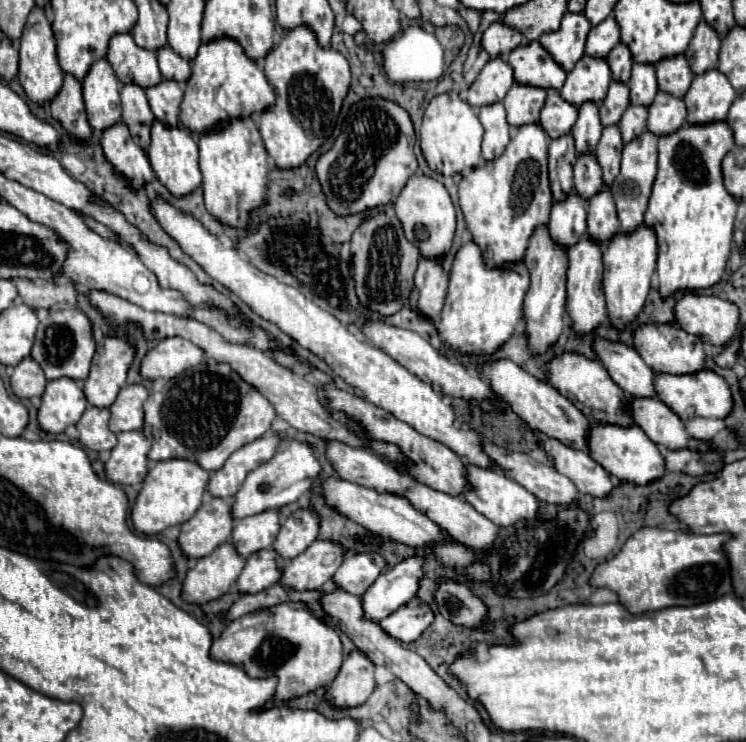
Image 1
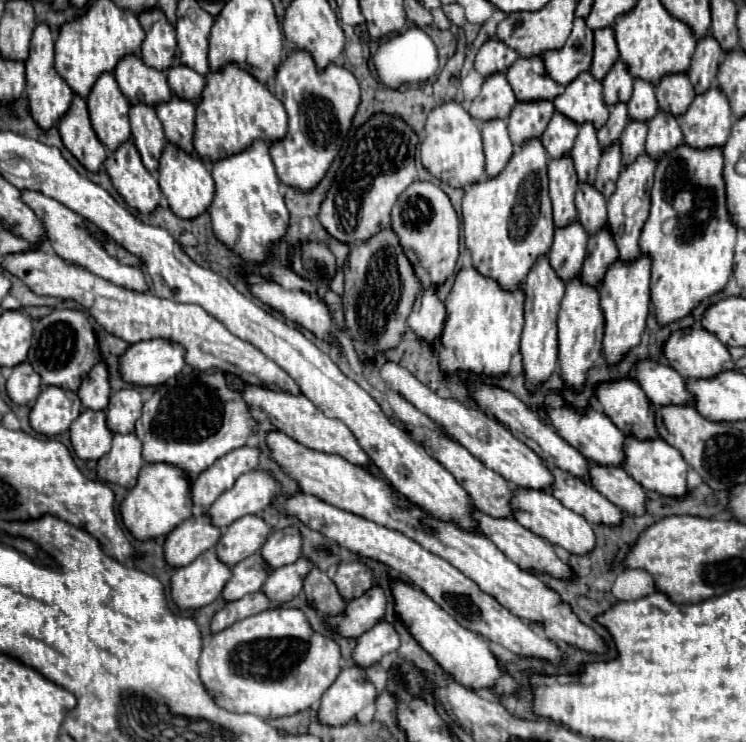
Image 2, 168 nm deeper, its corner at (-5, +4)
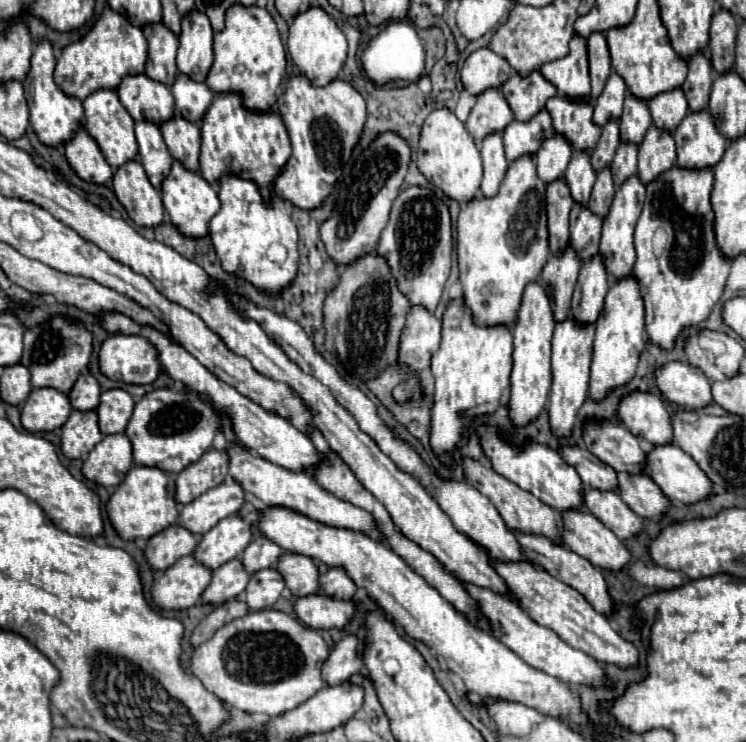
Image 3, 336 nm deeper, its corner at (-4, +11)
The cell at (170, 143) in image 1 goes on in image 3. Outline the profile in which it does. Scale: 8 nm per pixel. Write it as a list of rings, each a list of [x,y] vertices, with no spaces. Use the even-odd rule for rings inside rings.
[[[180,161],[172,163],[170,175],[162,181],[162,201],[166,213],[170,215],[170,221],[174,221],[174,225],[178,225],[178,229],[182,229],[186,237],[202,237],[202,233],[208,233],[208,223],[220,209],[216,189],[198,171],[186,169]]]

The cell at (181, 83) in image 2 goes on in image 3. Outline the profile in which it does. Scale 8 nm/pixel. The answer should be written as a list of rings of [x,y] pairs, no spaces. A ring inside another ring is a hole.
[[[178,73],[176,81],[170,85],[170,91],[176,101],[176,111],[182,113],[182,117],[194,117],[194,121],[200,121],[202,113],[206,113],[206,105],[210,105],[214,97],[206,83],[194,81],[184,73]]]

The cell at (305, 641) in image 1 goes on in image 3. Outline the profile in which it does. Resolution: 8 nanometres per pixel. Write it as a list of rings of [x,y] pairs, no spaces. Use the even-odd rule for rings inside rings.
[[[262,609],[230,621],[212,639],[196,647],[190,671],[226,705],[278,717],[296,709],[326,685],[322,665],[328,655],[330,647],[318,631],[302,625],[288,613]]]

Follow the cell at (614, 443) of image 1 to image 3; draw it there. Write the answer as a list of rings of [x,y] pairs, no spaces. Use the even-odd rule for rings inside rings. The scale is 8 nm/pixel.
[[[656,445],[646,453],[646,475],[662,489],[662,493],[670,501],[682,501],[682,503],[696,503],[700,499],[706,499],[712,493],[712,481],[702,473],[702,469],[696,465],[696,461],[686,455],[678,445]]]

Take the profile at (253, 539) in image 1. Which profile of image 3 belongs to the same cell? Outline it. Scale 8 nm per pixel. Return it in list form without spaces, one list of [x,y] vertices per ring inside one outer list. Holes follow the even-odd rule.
[[[232,515],[222,519],[214,529],[202,535],[194,557],[208,569],[218,569],[226,561],[238,557],[252,541],[252,527],[240,517]]]

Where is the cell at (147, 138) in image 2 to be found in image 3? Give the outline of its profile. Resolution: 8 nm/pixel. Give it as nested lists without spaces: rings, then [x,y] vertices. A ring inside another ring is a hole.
[[[142,119],[134,123],[134,129],[136,129],[136,141],[138,141],[138,159],[144,165],[150,183],[160,189],[160,183],[166,177],[166,173],[170,173],[170,165],[174,159],[156,123]]]

